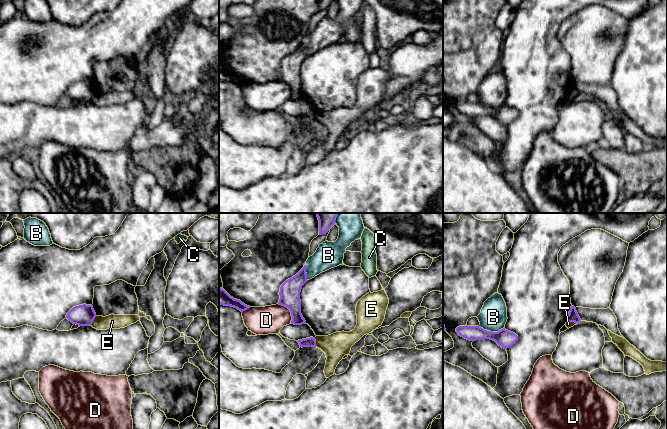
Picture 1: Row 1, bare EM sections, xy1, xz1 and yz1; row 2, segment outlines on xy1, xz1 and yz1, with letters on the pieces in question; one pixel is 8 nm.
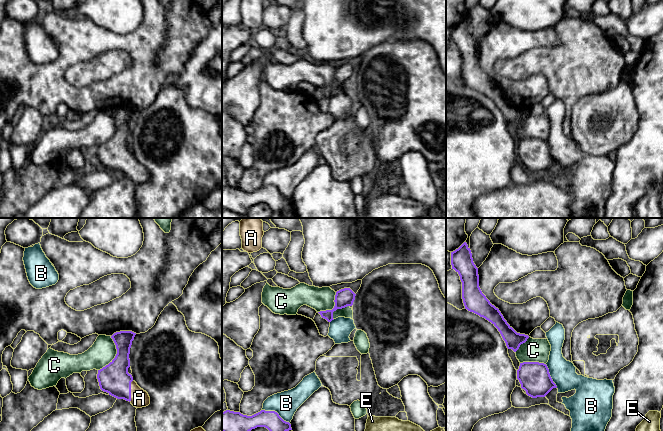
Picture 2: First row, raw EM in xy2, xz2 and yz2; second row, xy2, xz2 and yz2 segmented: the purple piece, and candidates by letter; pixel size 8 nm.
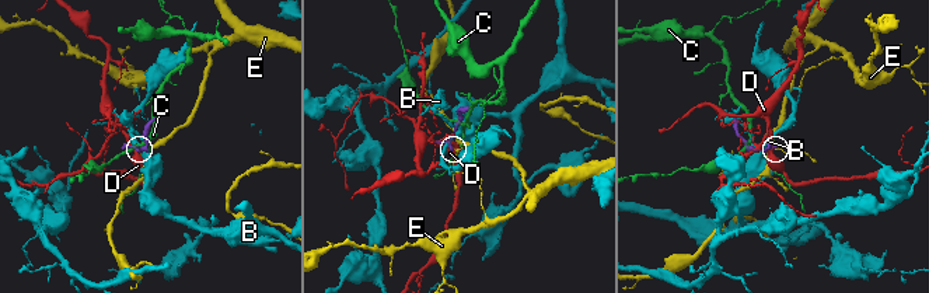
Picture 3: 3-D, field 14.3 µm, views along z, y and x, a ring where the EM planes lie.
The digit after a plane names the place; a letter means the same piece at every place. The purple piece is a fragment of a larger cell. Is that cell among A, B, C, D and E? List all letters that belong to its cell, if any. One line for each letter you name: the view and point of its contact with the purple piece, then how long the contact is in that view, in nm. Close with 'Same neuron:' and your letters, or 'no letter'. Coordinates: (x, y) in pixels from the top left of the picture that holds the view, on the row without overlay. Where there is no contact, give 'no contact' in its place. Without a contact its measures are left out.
A: contact xy2 (130, 167); length 180 nm
Same neuron: A

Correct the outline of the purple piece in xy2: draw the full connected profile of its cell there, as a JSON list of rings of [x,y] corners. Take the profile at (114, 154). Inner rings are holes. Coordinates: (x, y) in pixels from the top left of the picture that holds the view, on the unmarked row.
[[[120,107],[111,112],[117,130],[108,141],[98,146],[97,155],[102,167],[117,175],[129,177],[136,184],[142,184],[150,180],[150,173],[128,149],[130,124],[135,111],[132,107]]]

